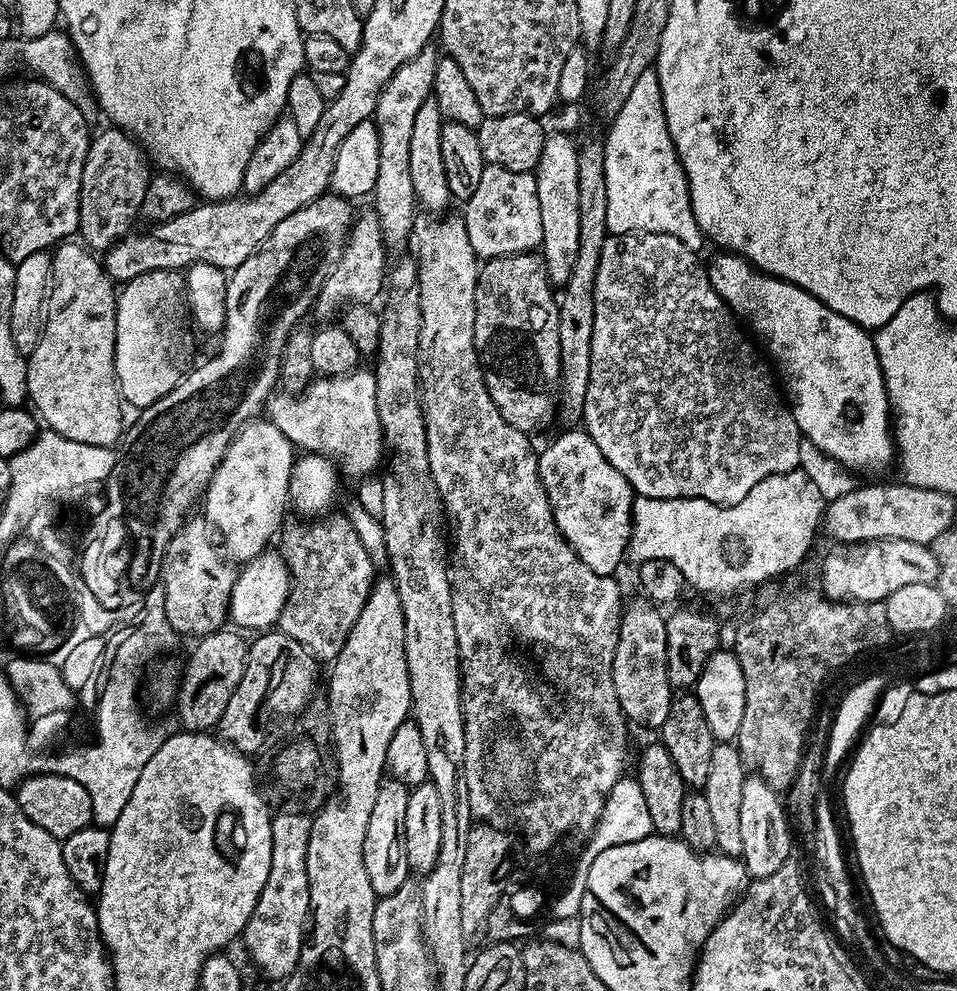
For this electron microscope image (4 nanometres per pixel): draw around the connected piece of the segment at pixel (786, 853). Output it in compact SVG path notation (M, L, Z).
M745 775L742 786L742 859L749 877L766 878L774 874L774 870L793 855L792 844L794 837L777 789L770 787L760 776Z

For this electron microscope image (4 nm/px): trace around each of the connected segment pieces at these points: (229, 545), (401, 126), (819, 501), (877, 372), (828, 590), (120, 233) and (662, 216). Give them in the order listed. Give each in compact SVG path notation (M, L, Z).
M257 418L251 424L246 424L240 429L240 433L233 438L222 462L212 475L212 483L209 484L208 491L202 497L205 512L203 515L210 521L211 527L215 529L218 536L218 531L220 531L219 539L222 541L223 551L233 561L253 560L256 556L263 554L271 545L268 543L272 539L272 543L277 539L278 533L285 523L284 511L290 508L288 491L290 490L290 478L294 463L292 452L294 453L294 446L288 441L286 434L282 434L282 430L278 430L278 426L274 426L267 418Z
M429 46L420 51L413 60L406 62L386 82L378 98L374 121L378 132L379 169L378 178L370 193L371 207L382 226L384 243L389 249L409 247L412 238L412 223L418 215L418 201L414 194L414 181L410 178L410 137L412 137L414 118L422 102L432 95L434 70L438 59L435 47Z
M799 470L762 478L762 482L742 498L742 502L733 504L715 504L698 498L651 500L636 496L632 502L632 537L628 543L627 559L637 565L647 560L674 562L674 566L682 570L684 583L689 589L728 596L751 584L772 580L796 567L807 554L816 528L818 532L821 527L825 507L826 502L818 486L814 486L814 481Z
M721 251L706 267L710 286L724 299L726 306L749 329L764 336L768 352L780 367L783 387L792 391L790 407L800 427L801 437L818 450L822 450L842 468L856 472L880 472L884 460L894 456L894 429L892 414L888 407L888 395L880 359L876 353L875 339L869 329L850 324L837 316L834 310L825 308L810 293L799 291L794 284L785 284L777 276L760 271L751 260L735 252Z
M902 538L893 540L870 540L857 544L851 549L852 556L828 556L824 560L824 569L820 576L824 579L822 591L829 600L837 602L881 602L887 600L894 590L902 590L902 586L915 584L935 584L938 578L938 555L927 544L906 542Z
M107 127L89 139L86 162L82 166L78 236L96 254L107 253L123 236L133 231L135 224L132 223L140 216L146 186L154 175L149 157L138 141L118 127Z
M655 67L642 70L642 78L630 90L630 98L626 98L626 106L610 122L612 128L604 140L606 154L606 226L614 236L628 236L632 232L653 232L654 234L670 234L678 238L687 248L700 250L706 244L704 232L698 226L692 209L692 199L688 193L688 179L676 152L674 142L670 138L670 130L666 126L666 114L662 106L662 90L658 82Z

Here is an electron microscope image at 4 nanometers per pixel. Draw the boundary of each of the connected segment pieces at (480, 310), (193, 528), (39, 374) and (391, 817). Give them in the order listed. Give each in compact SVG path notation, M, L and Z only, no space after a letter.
M519 252L483 261L480 276L476 280L474 298L474 342L480 355L480 369L490 390L494 404L514 426L514 430L535 434L539 428L554 420L554 409L558 404L558 389L562 384L560 349L558 342L558 314L560 305L554 285L546 274L544 257L536 252Z
M204 518L192 519L185 519L178 532L170 538L161 562L159 583L164 586L166 618L173 633L180 635L181 632L184 636L199 638L225 627L230 616L232 591L236 585L238 568L222 555L210 531L209 521Z
M61 243L51 253L52 282L50 299L46 305L46 319L43 321L36 349L27 357L27 399L32 400L31 407L35 415L43 423L45 420L44 424L63 438L89 443L90 446L111 448L126 432L126 420L124 424L126 408L122 403L120 386L116 383L118 288L108 277L108 271L104 269L103 263L83 243L68 243Z
M385 778L380 781L378 798L375 799L370 823L363 843L363 862L376 896L389 896L409 881L410 869L406 858L405 818L409 802L409 787L400 780Z

